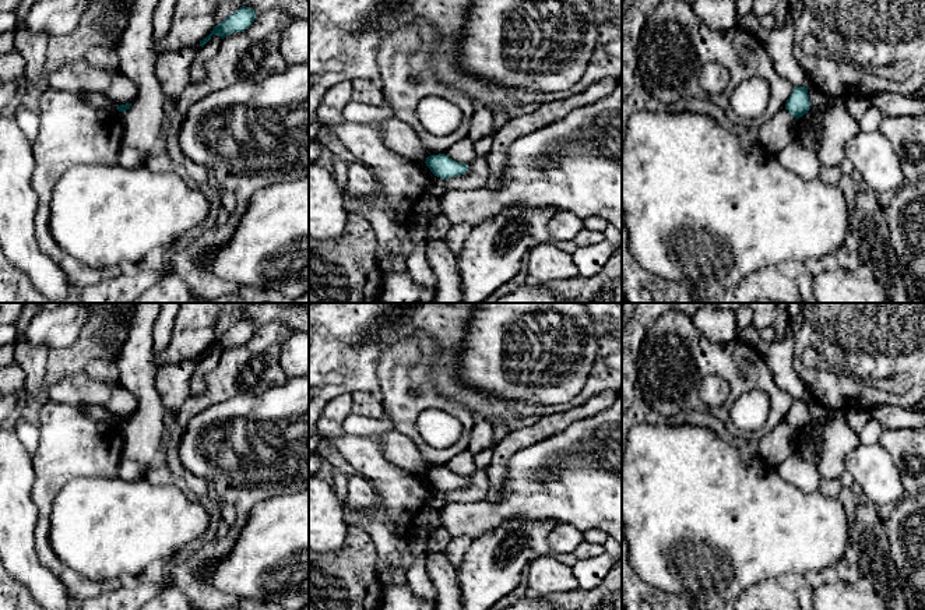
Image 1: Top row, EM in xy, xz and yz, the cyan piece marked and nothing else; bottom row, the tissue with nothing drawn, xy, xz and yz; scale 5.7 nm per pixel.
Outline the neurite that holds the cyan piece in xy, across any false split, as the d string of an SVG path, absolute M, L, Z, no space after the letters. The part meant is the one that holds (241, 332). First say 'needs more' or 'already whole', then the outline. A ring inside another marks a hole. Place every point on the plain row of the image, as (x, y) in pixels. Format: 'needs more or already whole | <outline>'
already whole | M240 320L238 324L226 329L221 336L215 338L211 346L203 353L200 353L200 359L203 360L212 348L218 348L224 352L233 345L247 342L253 336L256 328L257 325L253 321Z

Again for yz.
already whole | M795 399L785 416L785 422L796 431L806 427L810 419L808 401L805 399Z

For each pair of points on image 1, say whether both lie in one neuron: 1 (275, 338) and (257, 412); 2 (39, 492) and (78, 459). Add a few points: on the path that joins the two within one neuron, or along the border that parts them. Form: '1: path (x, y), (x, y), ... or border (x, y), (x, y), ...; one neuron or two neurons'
1: border (287, 378), (260, 392), (239, 392), (229, 398); two neurons
2: path (49, 482), (69, 462); one neuron

